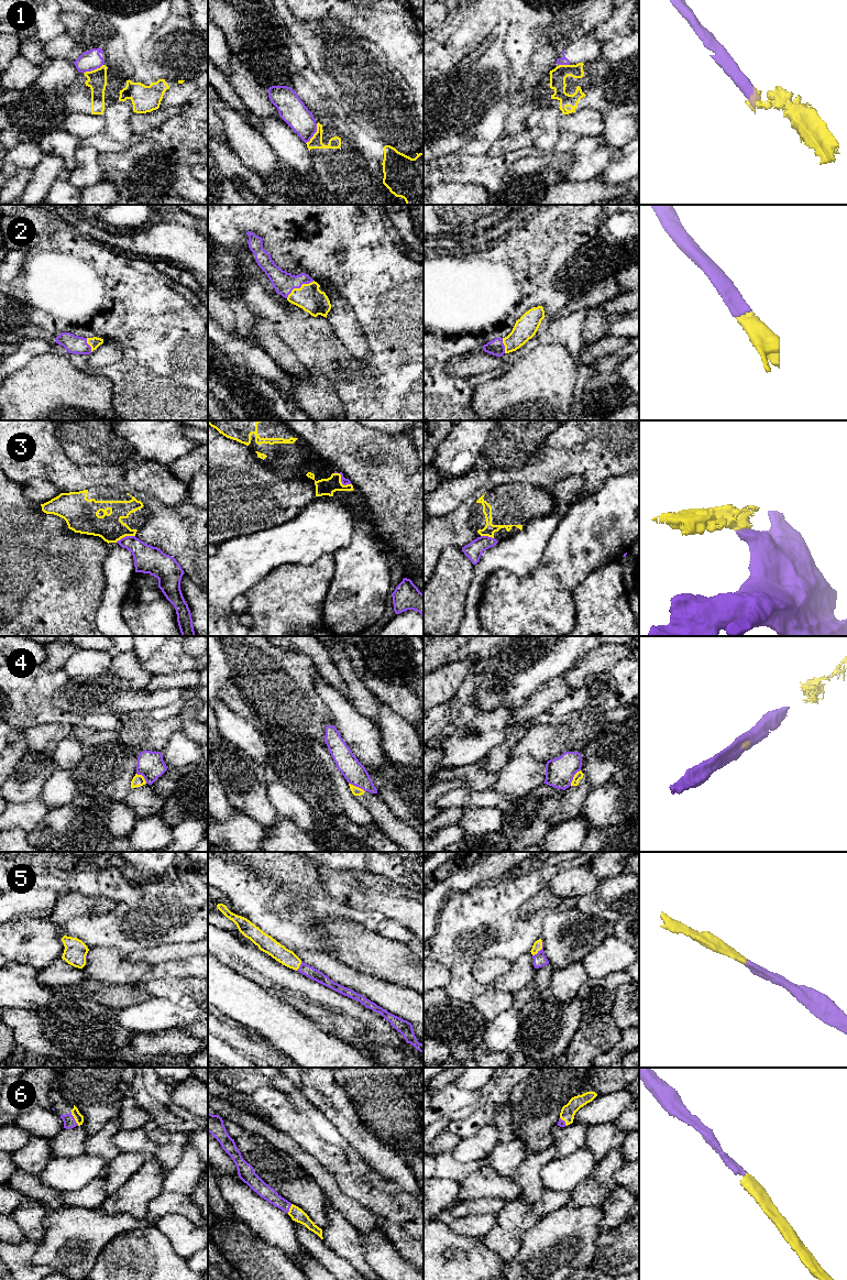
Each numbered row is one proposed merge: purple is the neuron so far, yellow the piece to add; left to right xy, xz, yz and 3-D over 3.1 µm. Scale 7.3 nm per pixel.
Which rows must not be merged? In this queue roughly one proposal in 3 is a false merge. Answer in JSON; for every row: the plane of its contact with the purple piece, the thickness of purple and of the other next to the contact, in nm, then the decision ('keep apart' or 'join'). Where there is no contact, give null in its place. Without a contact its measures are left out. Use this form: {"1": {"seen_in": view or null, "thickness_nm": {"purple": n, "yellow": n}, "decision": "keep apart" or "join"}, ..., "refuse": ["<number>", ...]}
{"1": {"seen_in": "xz", "thickness_nm": {"purple": 190, "yellow": 100}, "decision": "keep apart"}, "2": {"seen_in": "xz", "thickness_nm": {"purple": 160, "yellow": 190}, "decision": "join"}, "3": {"seen_in": "xz", "thickness_nm": {"purple": 50, "yellow": 130}, "decision": "keep apart"}, "4": {"seen_in": "xz", "thickness_nm": {"purple": 160, "yellow": 60}, "decision": "join"}, "5": {"seen_in": "yz", "thickness_nm": {"purple": 100, "yellow": 70}, "decision": "join"}, "6": {"seen_in": "xy", "thickness_nm": {"purple": 90, "yellow": 70}, "decision": "join"}, "refuse": ["1", "3"]}

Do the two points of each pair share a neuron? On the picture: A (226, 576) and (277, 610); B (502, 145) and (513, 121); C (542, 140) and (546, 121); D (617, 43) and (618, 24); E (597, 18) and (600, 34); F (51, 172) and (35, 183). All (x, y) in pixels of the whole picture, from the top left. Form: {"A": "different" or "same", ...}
{"A": "different", "B": "different", "C": "same", "D": "different", "E": "different", "F": "same"}

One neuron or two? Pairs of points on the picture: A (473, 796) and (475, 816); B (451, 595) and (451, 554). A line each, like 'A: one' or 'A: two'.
A: two
B: one

